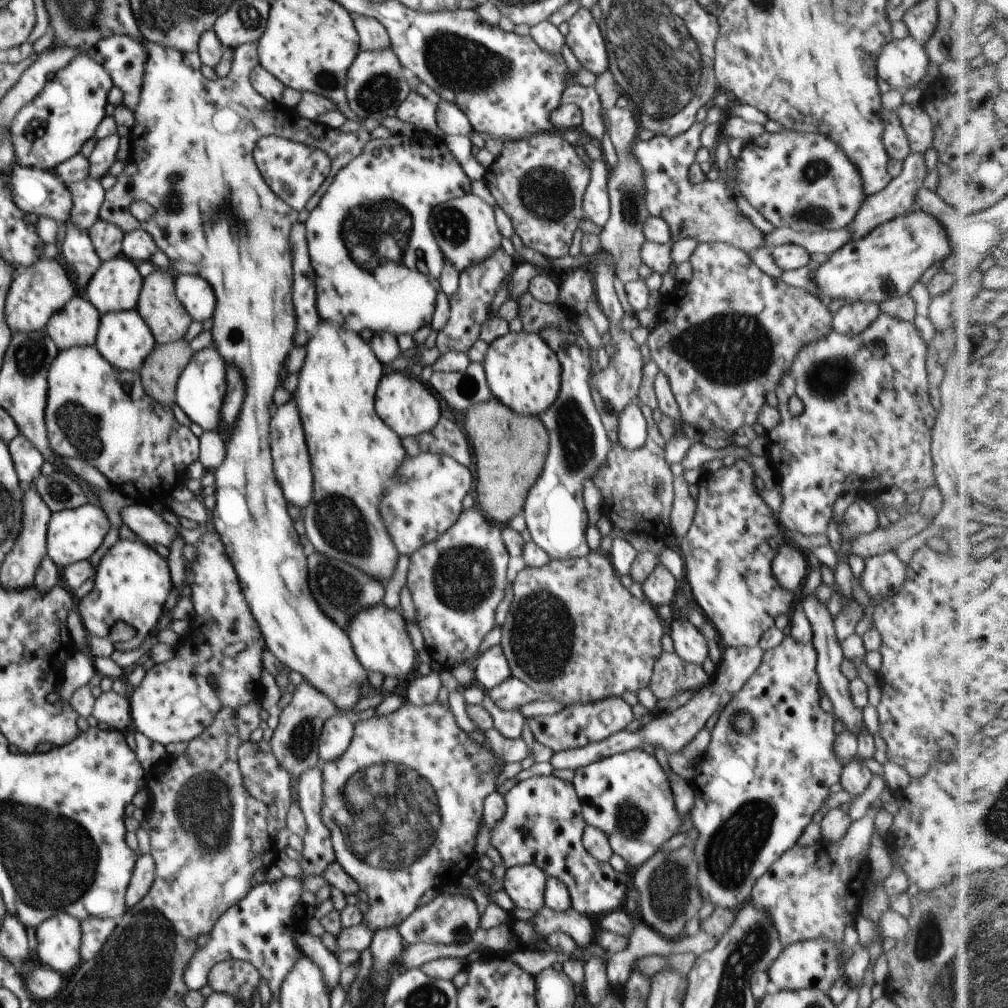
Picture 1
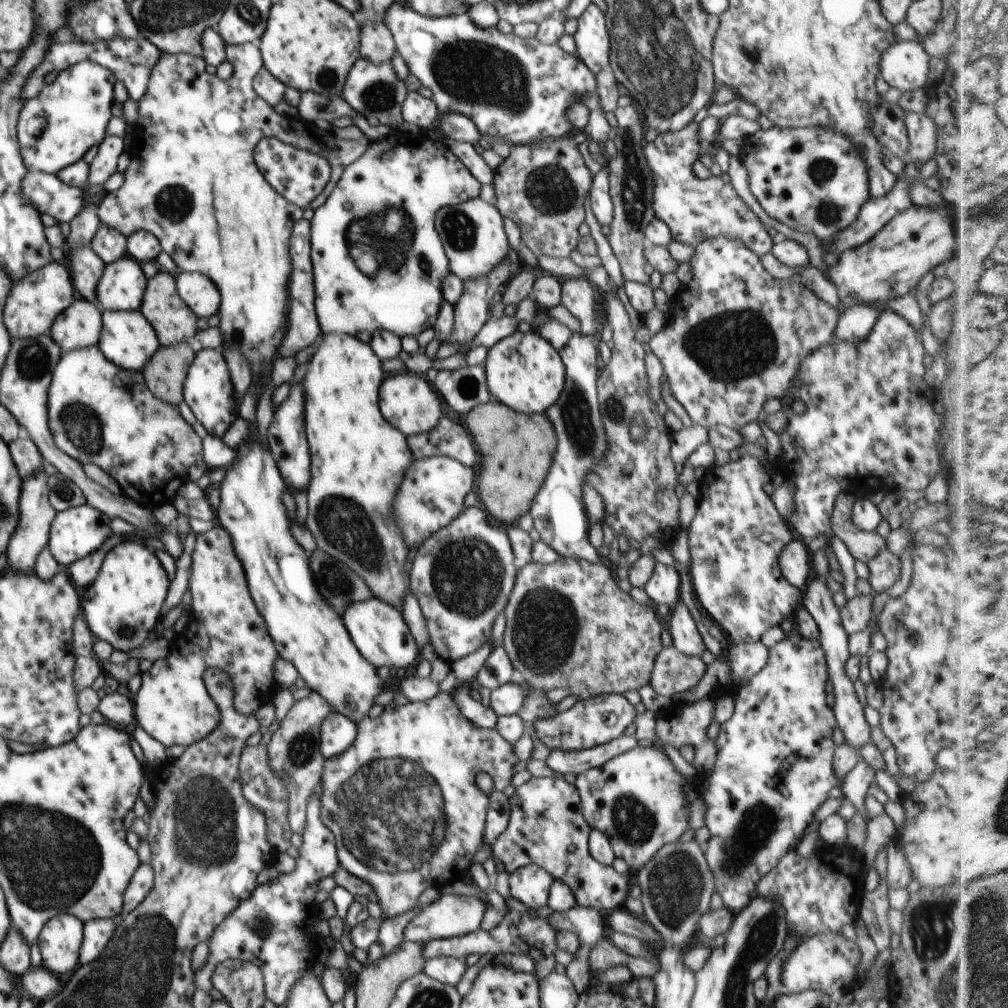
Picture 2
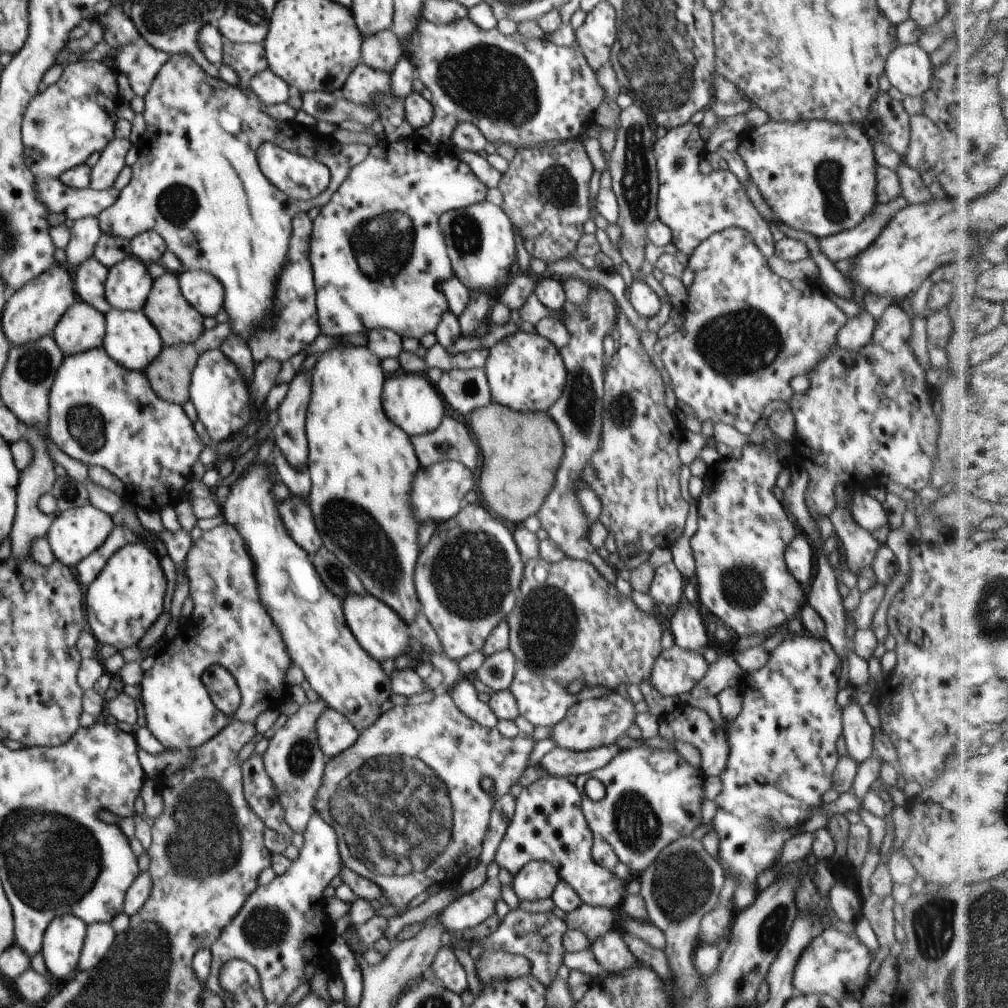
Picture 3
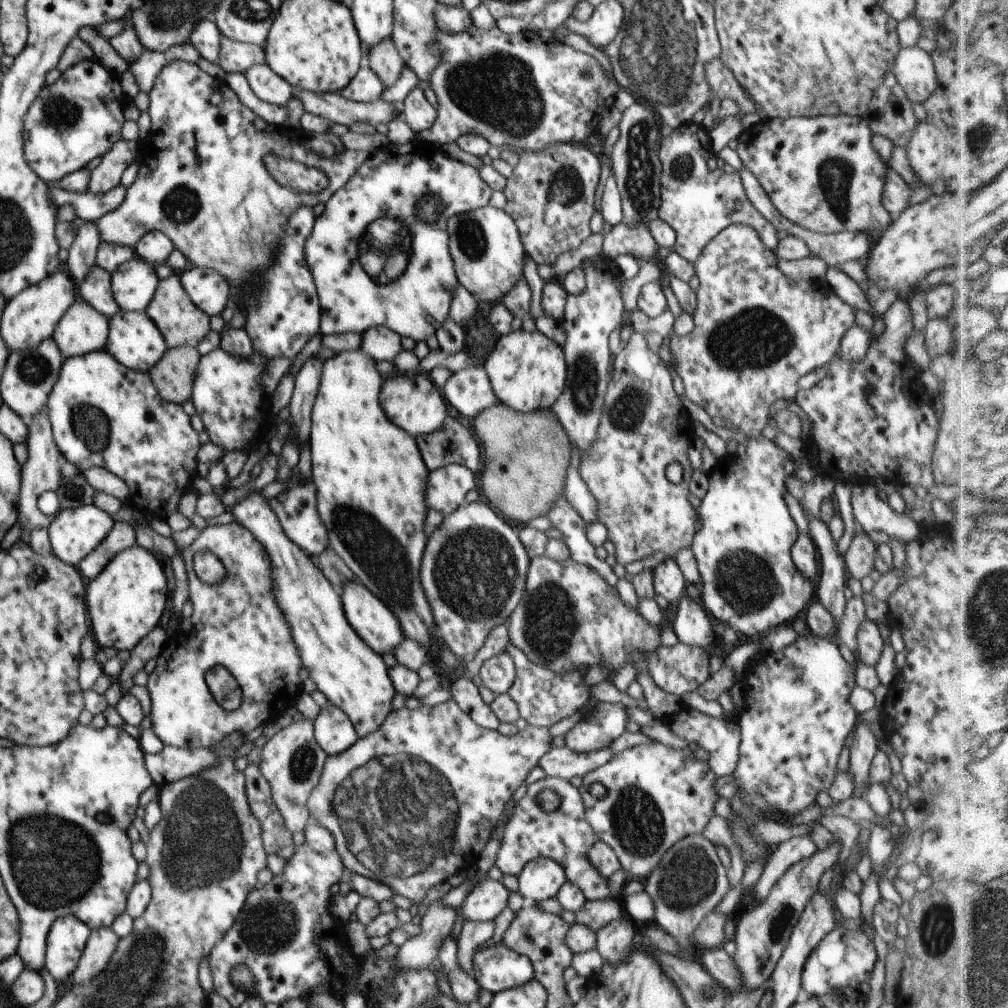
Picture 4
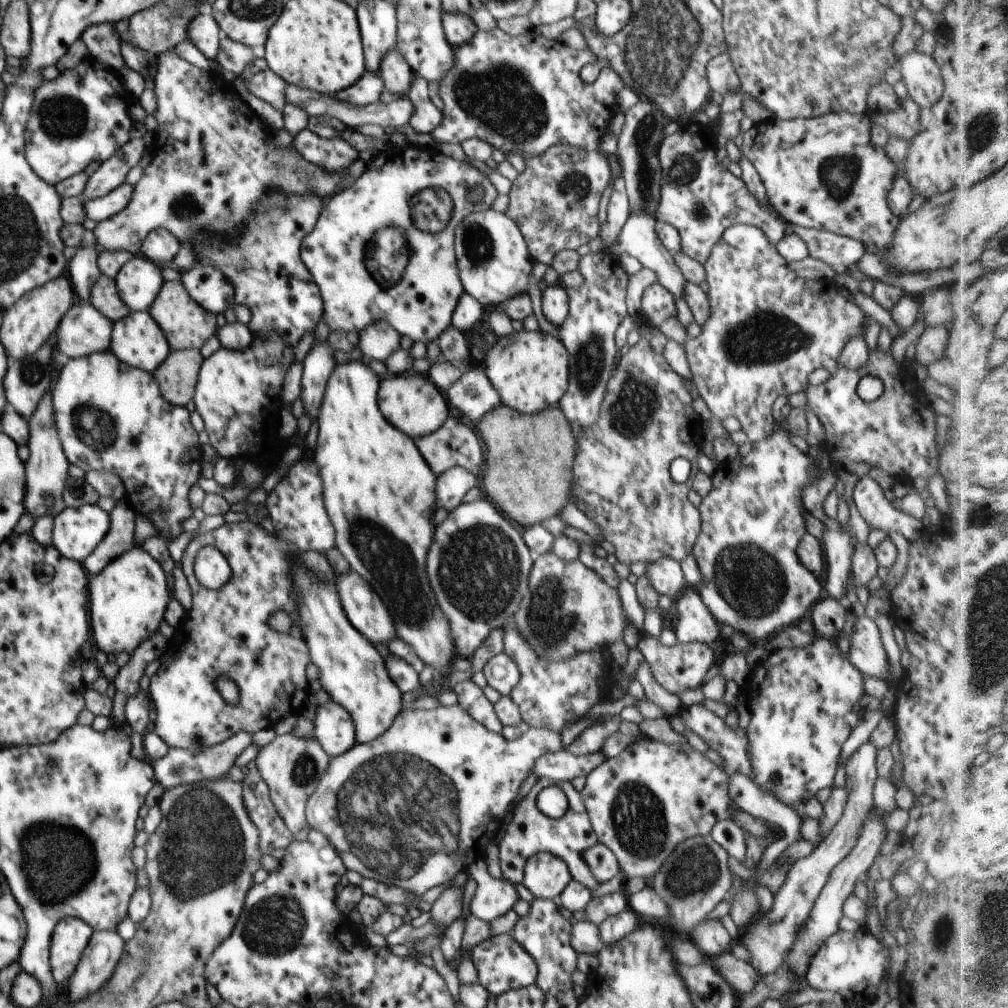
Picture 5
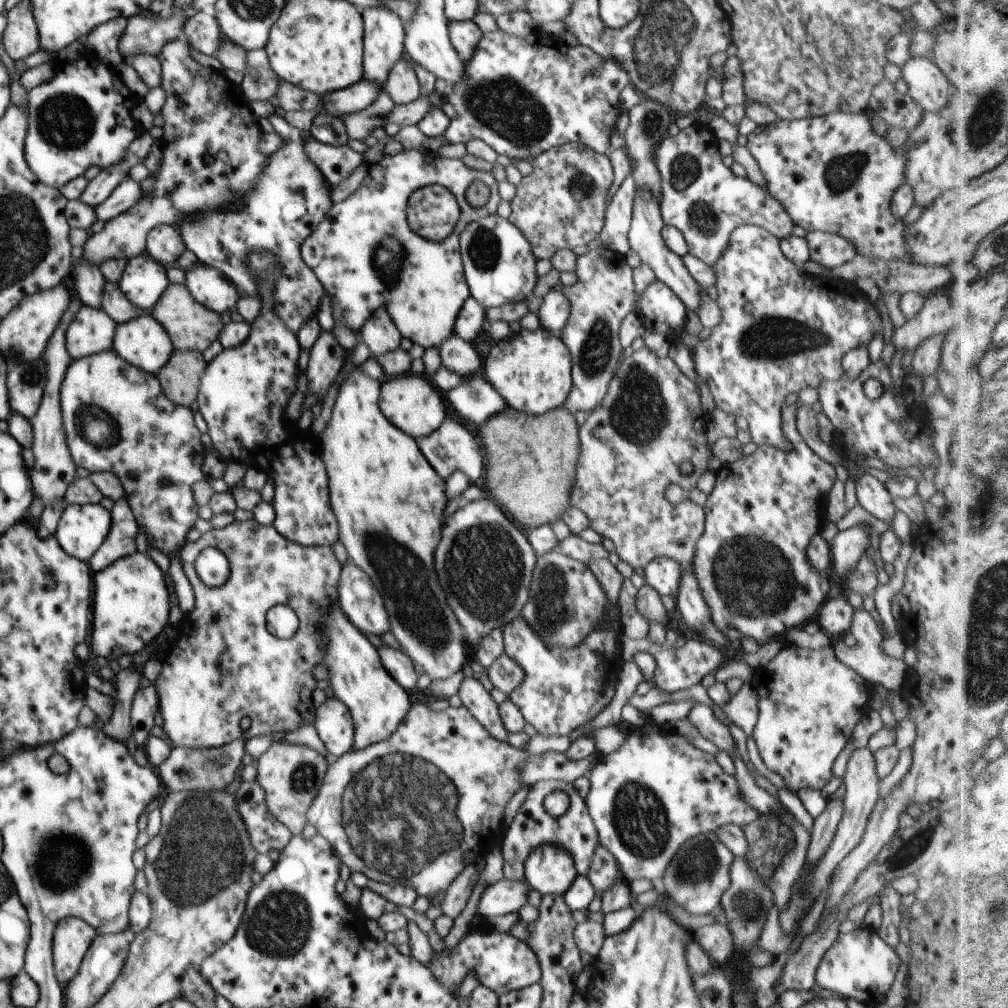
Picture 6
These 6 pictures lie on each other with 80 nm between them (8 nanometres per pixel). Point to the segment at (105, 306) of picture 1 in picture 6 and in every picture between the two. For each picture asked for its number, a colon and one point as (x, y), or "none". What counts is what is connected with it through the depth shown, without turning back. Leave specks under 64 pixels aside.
2: (122, 285)
3: (128, 284)
4: (134, 283)
5: (139, 281)
6: (143, 281)

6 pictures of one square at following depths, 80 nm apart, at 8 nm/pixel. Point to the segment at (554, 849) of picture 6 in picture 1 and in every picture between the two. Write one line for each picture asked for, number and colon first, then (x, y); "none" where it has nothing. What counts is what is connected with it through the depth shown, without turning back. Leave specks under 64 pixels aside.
1: (525, 884)
2: (530, 884)
3: (538, 879)
4: (541, 878)
5: (545, 875)

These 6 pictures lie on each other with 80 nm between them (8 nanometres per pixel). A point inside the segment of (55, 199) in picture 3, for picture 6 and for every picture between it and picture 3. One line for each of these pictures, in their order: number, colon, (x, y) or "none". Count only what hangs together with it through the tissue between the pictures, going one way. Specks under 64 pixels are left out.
4: (90, 207)
5: (99, 209)
6: (128, 192)

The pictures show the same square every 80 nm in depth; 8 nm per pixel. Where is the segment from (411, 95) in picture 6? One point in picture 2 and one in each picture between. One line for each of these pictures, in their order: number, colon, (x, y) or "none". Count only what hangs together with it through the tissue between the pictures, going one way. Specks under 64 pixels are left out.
2: (377, 45)
3: (381, 51)
4: (385, 61)
5: (397, 74)

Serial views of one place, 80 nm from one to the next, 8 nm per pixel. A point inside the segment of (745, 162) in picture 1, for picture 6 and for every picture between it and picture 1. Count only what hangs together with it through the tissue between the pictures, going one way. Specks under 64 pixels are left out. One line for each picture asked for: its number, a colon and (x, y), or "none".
2: (814, 180)
3: (818, 176)
4: (822, 173)
5: (825, 173)
6: (833, 173)

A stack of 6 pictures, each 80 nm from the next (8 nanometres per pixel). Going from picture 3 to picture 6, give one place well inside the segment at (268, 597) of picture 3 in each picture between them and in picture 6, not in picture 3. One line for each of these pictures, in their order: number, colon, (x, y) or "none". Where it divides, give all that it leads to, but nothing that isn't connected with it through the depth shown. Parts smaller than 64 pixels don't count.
4: (353, 677)
5: (353, 673)
6: (378, 704)

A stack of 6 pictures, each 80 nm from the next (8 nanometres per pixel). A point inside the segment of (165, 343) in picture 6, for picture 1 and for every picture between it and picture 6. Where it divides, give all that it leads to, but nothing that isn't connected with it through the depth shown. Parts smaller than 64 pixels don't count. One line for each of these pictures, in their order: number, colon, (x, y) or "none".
1: (123, 338)
2: (128, 340)
3: (130, 339)
4: (134, 340)
5: (137, 340)

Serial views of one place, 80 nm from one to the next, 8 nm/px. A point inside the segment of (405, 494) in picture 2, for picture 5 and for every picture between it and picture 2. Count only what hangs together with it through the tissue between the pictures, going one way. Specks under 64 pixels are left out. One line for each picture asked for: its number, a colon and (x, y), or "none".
3: (438, 494)
4: (446, 488)
5: (451, 486)

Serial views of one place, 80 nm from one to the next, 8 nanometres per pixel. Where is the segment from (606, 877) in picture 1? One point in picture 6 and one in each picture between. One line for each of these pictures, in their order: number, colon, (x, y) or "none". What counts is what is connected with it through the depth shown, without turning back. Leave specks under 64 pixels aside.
2: (546, 827)
3: (548, 824)
4: (565, 836)
5: (528, 832)
6: (532, 827)

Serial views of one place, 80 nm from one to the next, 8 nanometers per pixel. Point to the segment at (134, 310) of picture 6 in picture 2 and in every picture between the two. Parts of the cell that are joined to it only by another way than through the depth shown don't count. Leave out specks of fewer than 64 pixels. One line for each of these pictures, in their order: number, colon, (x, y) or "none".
2: (87, 267)
3: (90, 276)
4: (96, 290)
5: (105, 297)

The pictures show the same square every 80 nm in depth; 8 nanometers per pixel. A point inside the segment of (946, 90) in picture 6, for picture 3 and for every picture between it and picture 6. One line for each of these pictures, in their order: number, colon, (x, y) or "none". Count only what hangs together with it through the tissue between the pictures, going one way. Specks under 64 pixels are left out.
3: (909, 69)
4: (914, 69)
5: (921, 74)

